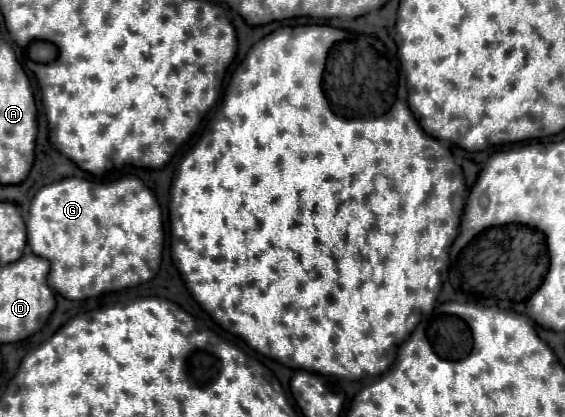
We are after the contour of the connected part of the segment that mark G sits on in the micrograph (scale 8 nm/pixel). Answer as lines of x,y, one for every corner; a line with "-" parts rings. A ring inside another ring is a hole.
136,175
114,181
68,177
40,189
30,205
28,245
50,261
48,285
66,299
136,287
156,275
164,251
160,205

